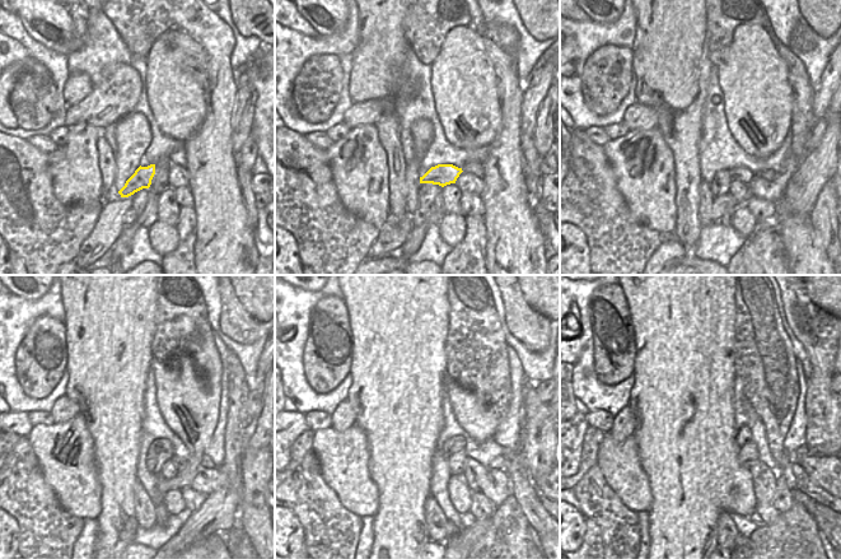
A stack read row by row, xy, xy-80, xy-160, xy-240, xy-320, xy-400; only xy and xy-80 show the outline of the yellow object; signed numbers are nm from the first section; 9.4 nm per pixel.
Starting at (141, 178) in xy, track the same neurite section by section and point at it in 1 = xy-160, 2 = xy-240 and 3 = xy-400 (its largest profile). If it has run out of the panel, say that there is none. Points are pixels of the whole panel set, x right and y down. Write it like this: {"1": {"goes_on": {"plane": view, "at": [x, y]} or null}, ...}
{"1": {"goes_on": {"plane": "xy-160", "at": [743, 175]}}, "2": {"goes_on": {"plane": "xy-240", "at": [177, 461]}}, "3": {"goes_on": {"plane": "xy-400", "at": [764, 479]}}}

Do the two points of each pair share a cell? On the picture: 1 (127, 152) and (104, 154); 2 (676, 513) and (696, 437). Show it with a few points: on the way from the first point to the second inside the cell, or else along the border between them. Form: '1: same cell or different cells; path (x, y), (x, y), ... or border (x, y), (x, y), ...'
1: different cells; border (113, 153), (115, 183)
2: same cell; path (688, 494), (692, 483), (692, 456)

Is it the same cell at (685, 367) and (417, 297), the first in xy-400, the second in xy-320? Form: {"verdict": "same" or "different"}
{"verdict": "same"}

